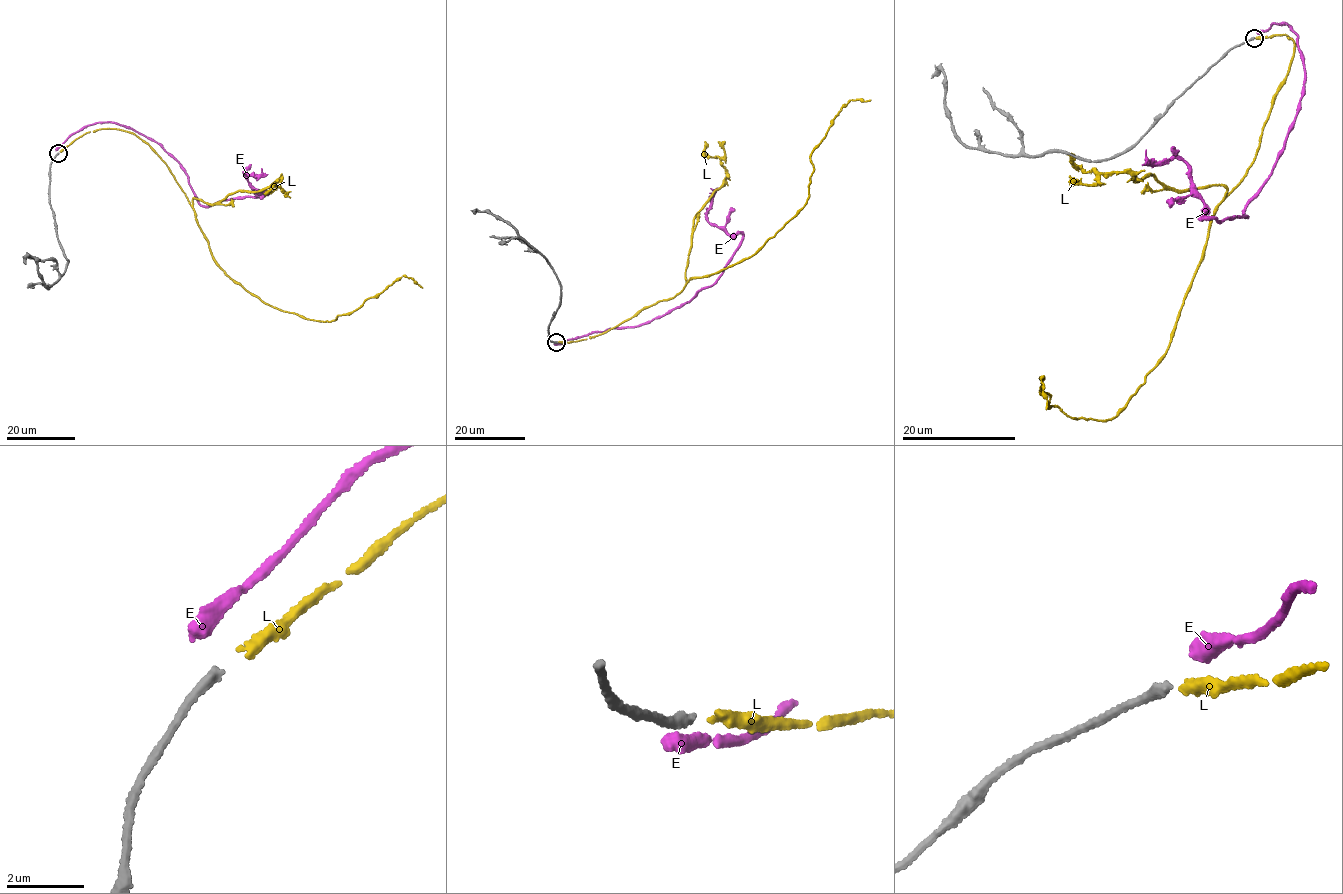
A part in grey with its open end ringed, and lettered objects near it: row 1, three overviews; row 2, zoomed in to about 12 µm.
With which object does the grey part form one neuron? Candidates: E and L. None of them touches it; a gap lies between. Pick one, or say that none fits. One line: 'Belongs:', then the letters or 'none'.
Belongs: L

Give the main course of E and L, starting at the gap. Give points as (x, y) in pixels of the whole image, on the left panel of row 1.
E: (56, 150), (88, 125), (129, 126), (178, 162), (202, 206), (264, 194), (244, 174), (254, 177), (261, 168)
L: (59, 151), (90, 131), (134, 133), (185, 193), (214, 262), (272, 306), (335, 320), (403, 276), (422, 287)

